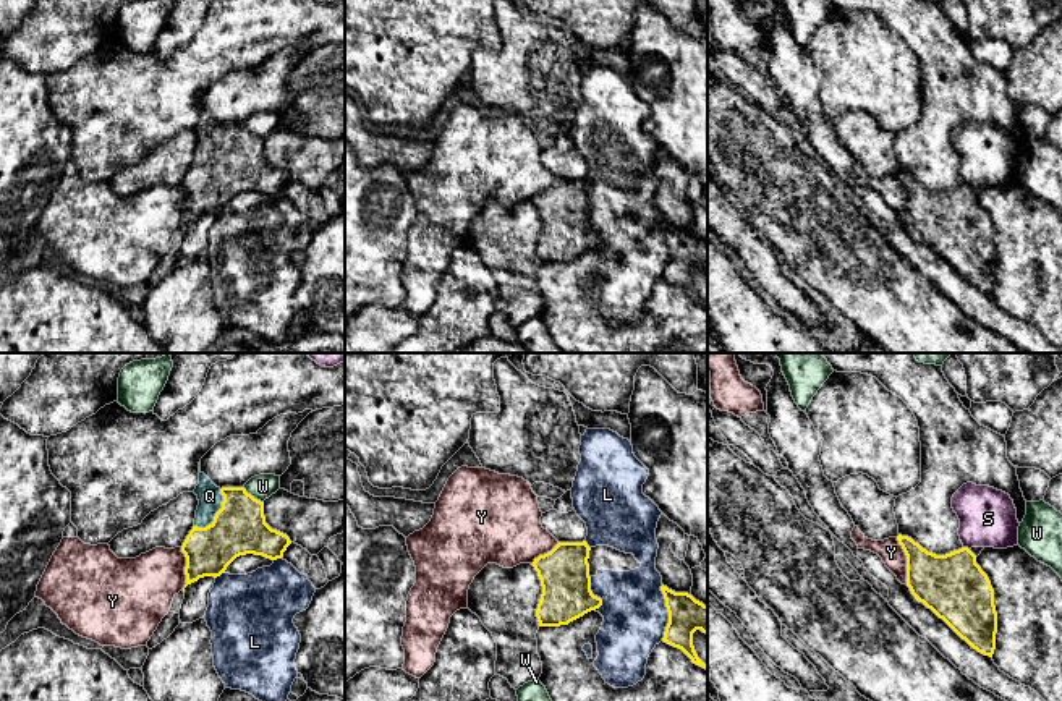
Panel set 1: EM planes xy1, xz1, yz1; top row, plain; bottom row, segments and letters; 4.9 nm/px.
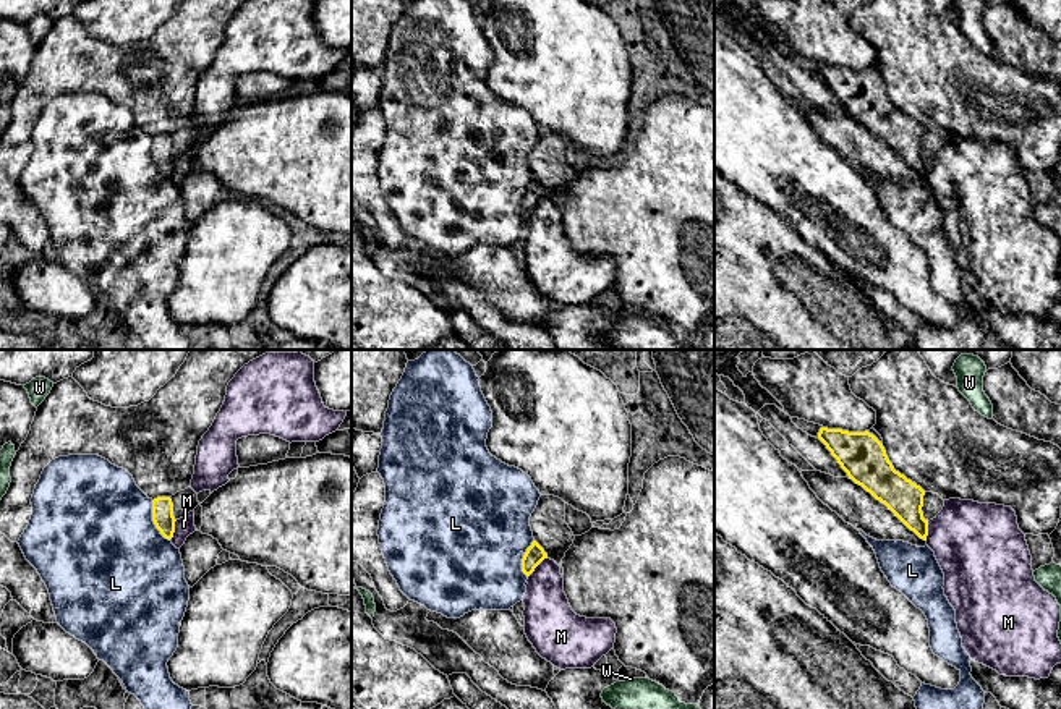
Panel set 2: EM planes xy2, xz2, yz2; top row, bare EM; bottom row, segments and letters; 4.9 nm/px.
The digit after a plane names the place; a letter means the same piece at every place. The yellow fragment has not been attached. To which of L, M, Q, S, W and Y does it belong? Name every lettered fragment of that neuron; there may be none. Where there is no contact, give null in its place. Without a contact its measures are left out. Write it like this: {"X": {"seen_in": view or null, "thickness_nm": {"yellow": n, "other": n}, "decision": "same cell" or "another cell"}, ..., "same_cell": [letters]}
{"L": {"seen_in": "xz1", "thickness_nm": {"yellow": 180, "other": 320}, "decision": "another cell"}, "M": {"seen_in": "xy2", "thickness_nm": {"yellow": 110, "other": 90}, "decision": "another cell"}, "Q": {"seen_in": "xy1", "thickness_nm": {"yellow": 260, "other": 120}, "decision": "same cell"}, "S": {"seen_in": "yz1", "thickness_nm": {"yellow": 320, "other": 280}, "decision": "another cell"}, "W": {"seen_in": "xy1", "thickness_nm": {"yellow": 260, "other": 120}, "decision": "another cell"}, "Y": {"seen_in": "yz1", "thickness_nm": {"yellow": 320, "other": 120}, "decision": "another cell"}, "same_cell": ["Q"]}

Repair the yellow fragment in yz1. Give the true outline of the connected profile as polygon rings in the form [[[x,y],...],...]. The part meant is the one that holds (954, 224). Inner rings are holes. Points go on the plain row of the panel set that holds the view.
[[[898,172],[897,178],[907,193],[911,232],[973,287],[992,295],[997,270],[994,227],[976,193],[968,185],[936,193],[908,173]]]

